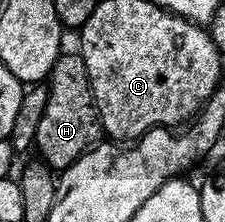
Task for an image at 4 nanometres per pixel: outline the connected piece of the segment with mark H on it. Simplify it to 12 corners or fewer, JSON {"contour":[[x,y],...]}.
{"contour":[[81,53],[59,54],[37,157],[67,170],[103,134]]}

